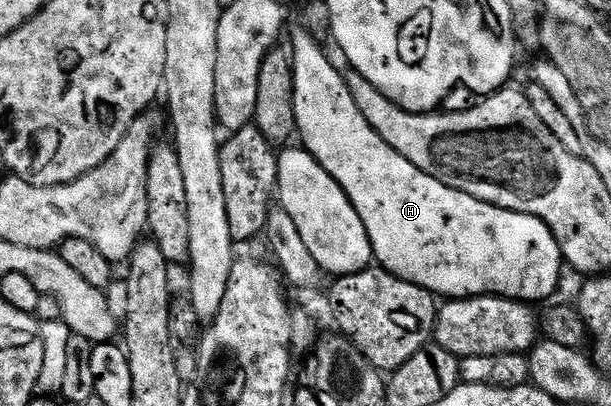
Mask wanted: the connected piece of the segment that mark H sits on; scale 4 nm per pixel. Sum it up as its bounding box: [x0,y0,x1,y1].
[291,26,563,304]

